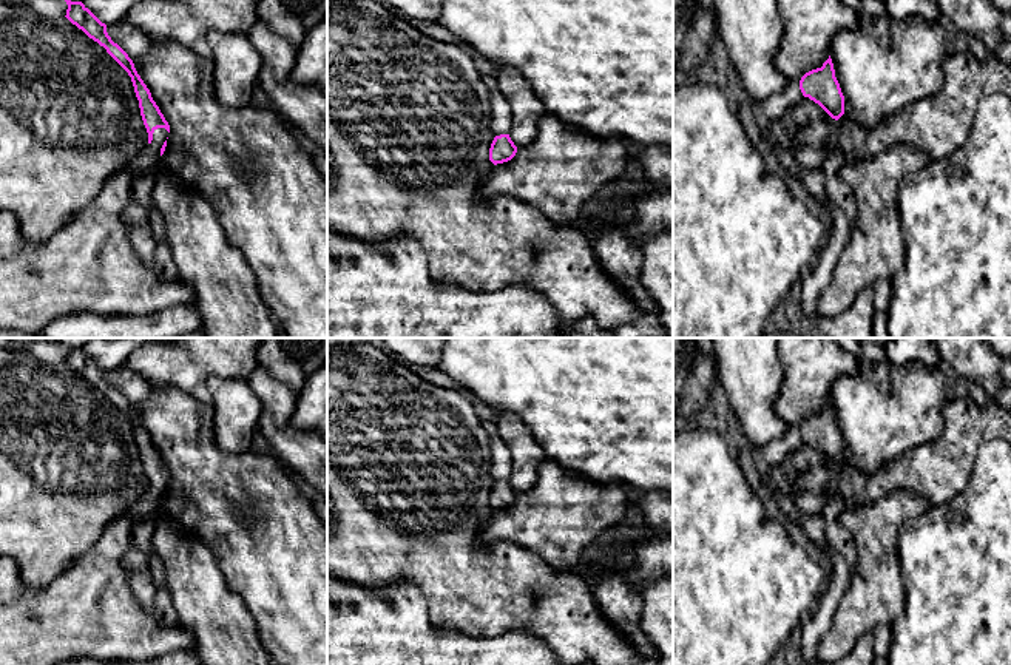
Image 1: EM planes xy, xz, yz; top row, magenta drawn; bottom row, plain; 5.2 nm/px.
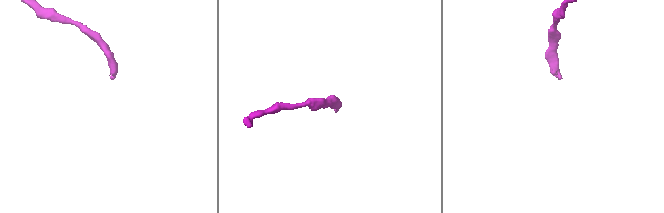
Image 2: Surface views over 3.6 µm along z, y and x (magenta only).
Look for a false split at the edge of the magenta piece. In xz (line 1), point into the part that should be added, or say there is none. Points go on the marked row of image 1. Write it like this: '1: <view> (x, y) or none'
1: none

